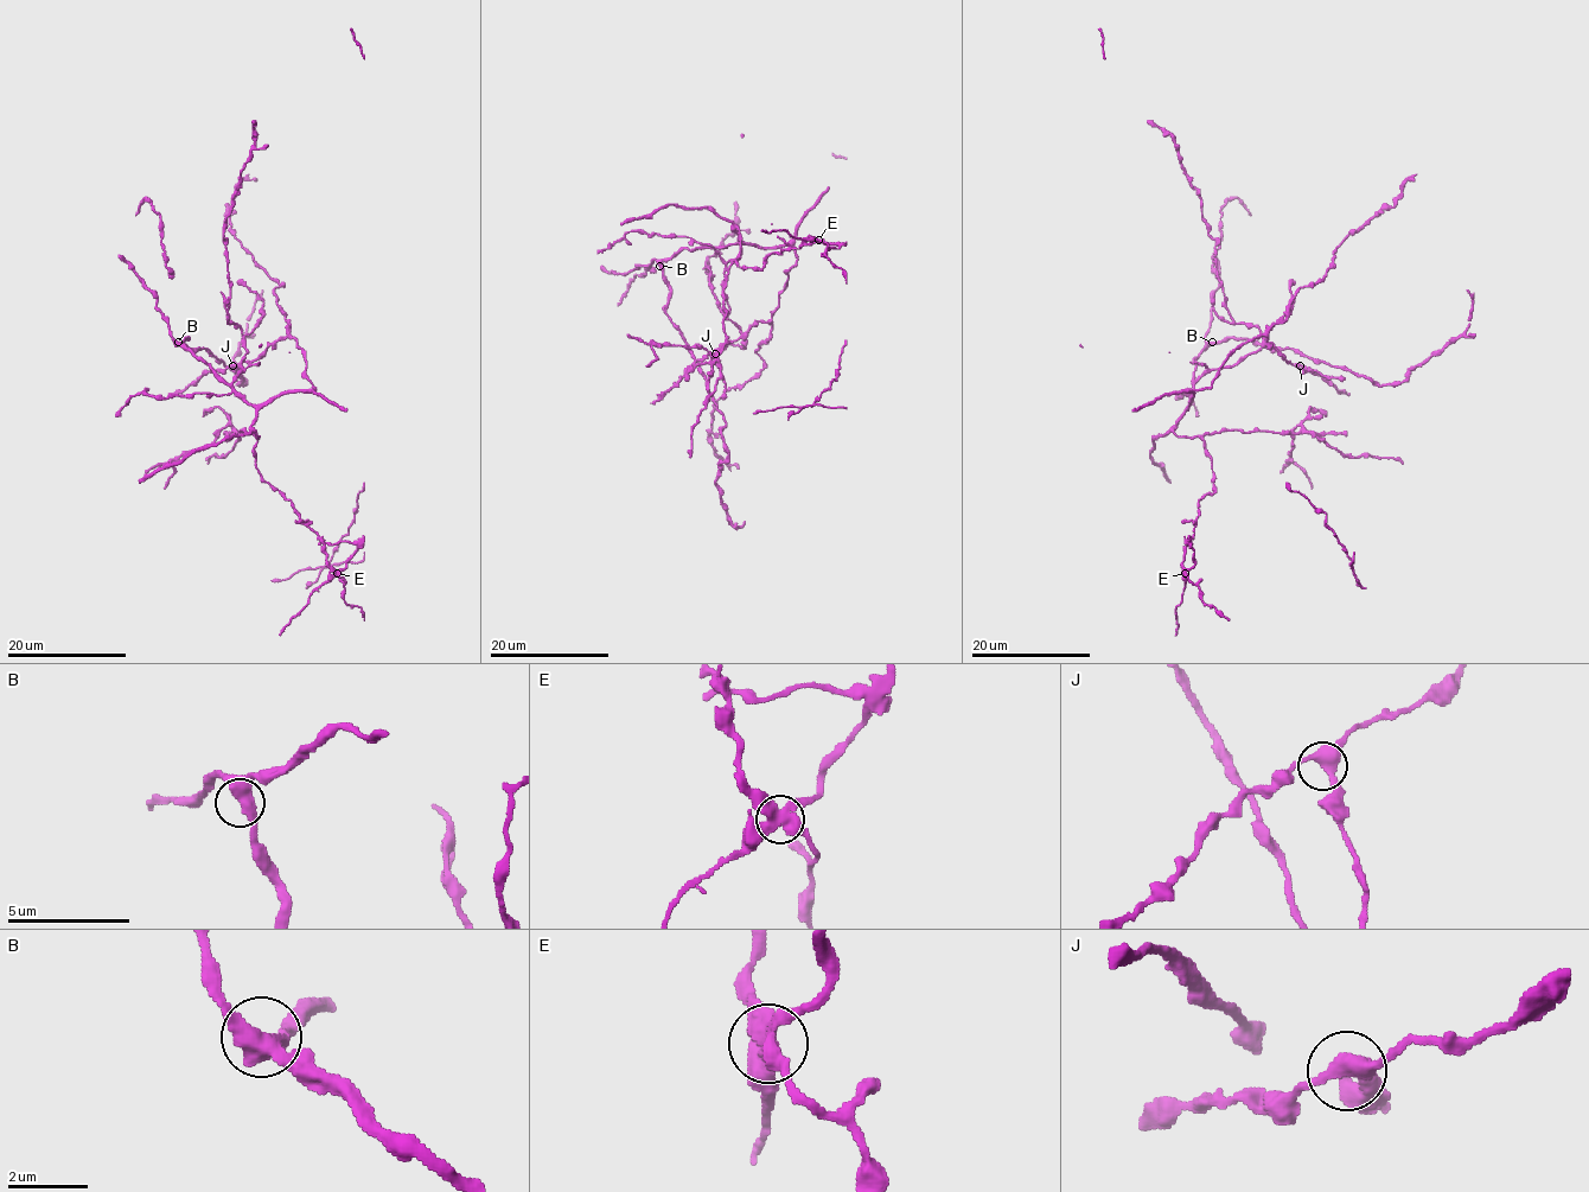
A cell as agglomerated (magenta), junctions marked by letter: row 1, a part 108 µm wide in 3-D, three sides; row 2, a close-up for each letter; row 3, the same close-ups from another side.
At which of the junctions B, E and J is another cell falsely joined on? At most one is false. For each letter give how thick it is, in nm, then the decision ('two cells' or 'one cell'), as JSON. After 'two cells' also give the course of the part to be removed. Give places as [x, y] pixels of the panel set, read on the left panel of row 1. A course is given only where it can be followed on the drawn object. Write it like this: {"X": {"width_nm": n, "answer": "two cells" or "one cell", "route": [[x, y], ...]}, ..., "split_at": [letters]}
{"B": {"width_nm": 400, "answer": "one cell"}, "E": {"width_nm": 400, "answer": "two cells"}, "J": {"width_nm": 380, "answer": "one cell"}, "split_at": ["E"]}

